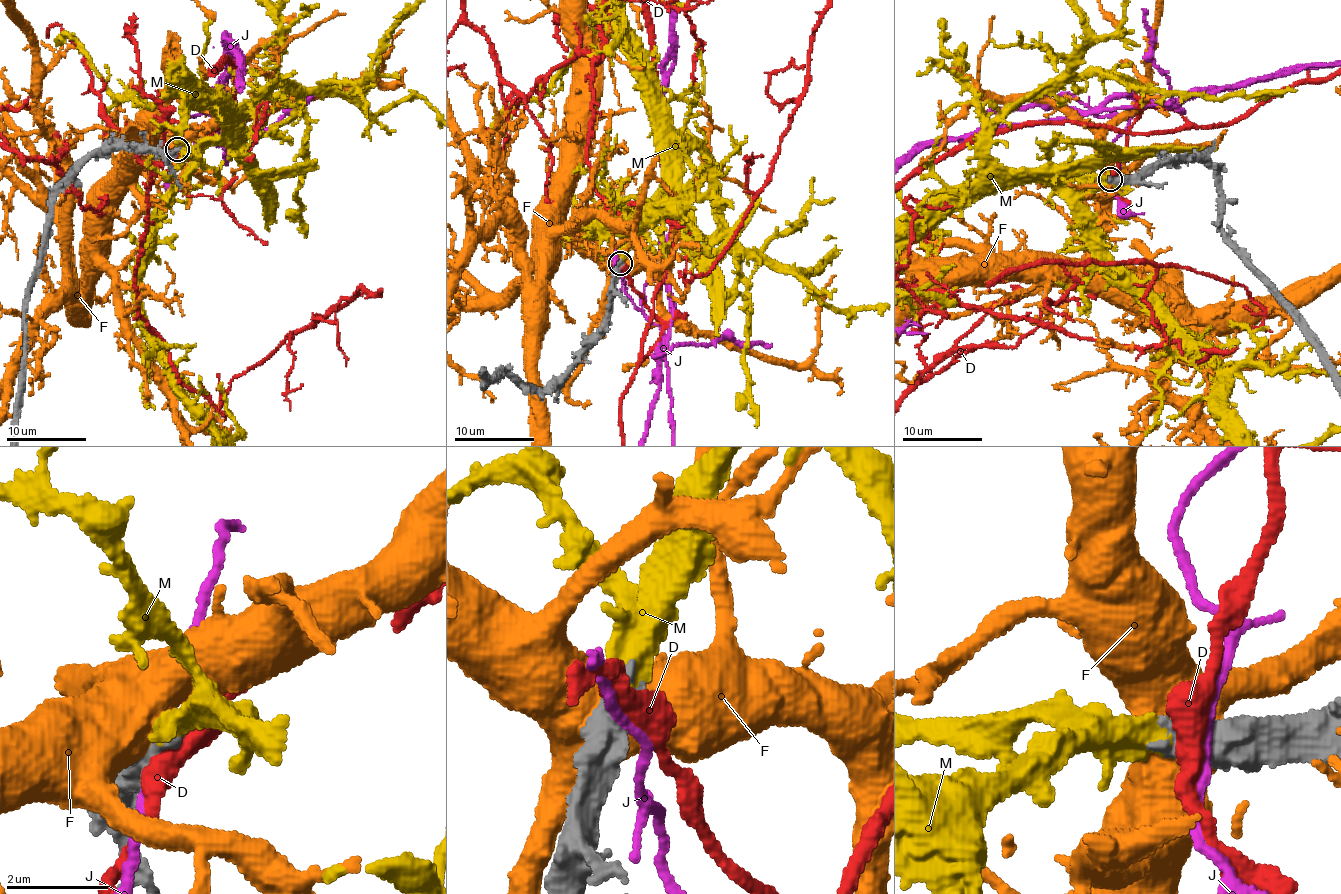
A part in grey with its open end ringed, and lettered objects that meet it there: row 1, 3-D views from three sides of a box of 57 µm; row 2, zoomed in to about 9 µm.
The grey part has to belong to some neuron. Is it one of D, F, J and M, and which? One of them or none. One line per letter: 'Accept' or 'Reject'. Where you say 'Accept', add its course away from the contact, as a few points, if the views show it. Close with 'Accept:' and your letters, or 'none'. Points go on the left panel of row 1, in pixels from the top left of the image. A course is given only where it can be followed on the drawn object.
D: Reject
F: Reject
J: Reject
M: Accept
Accept: M

